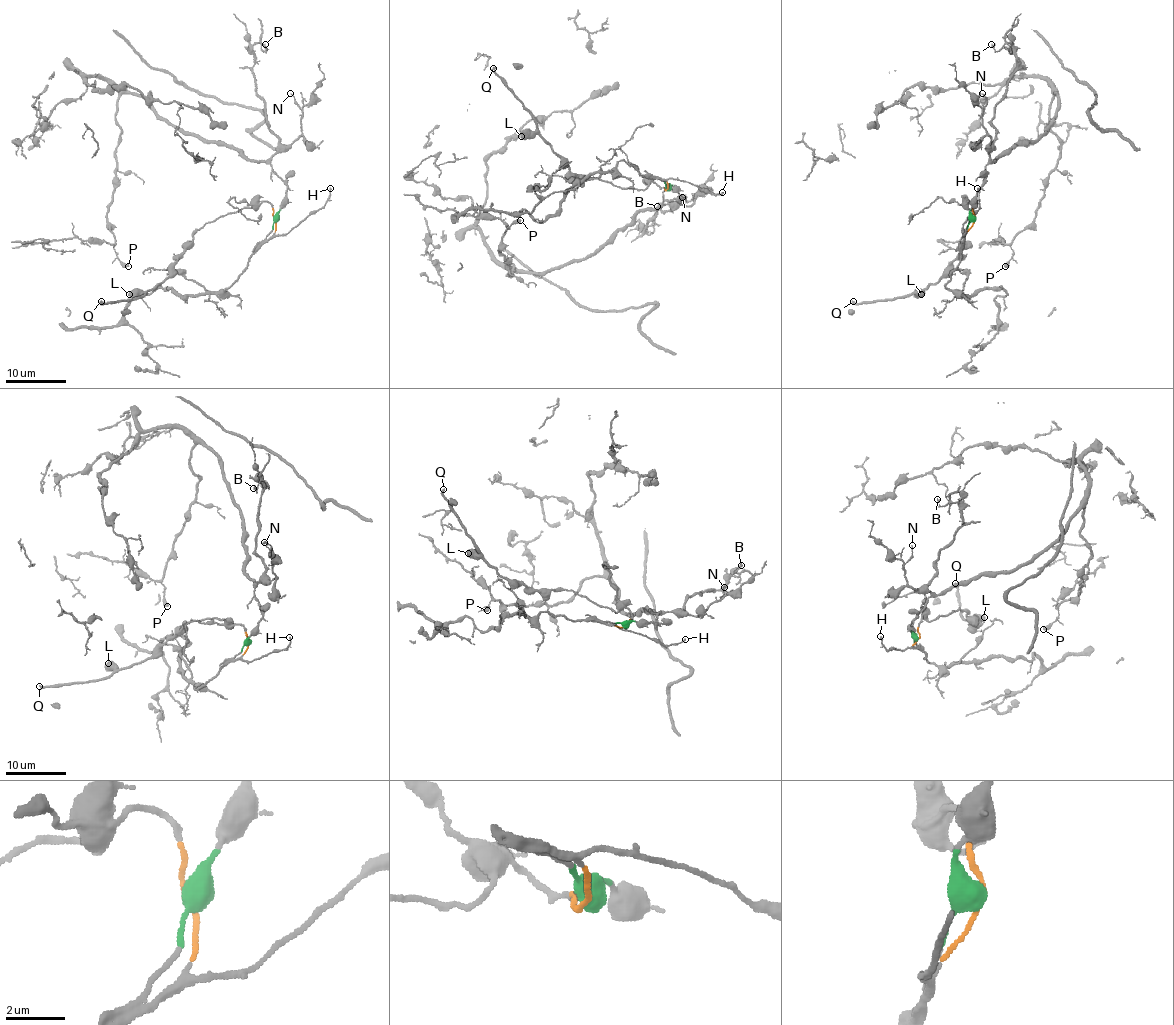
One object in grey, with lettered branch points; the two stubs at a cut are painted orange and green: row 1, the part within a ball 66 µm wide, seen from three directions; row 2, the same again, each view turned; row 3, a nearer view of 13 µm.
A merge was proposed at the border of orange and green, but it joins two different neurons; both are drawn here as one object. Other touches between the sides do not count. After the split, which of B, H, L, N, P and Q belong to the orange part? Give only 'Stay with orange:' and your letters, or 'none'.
Stay with orange: H, L, Q

